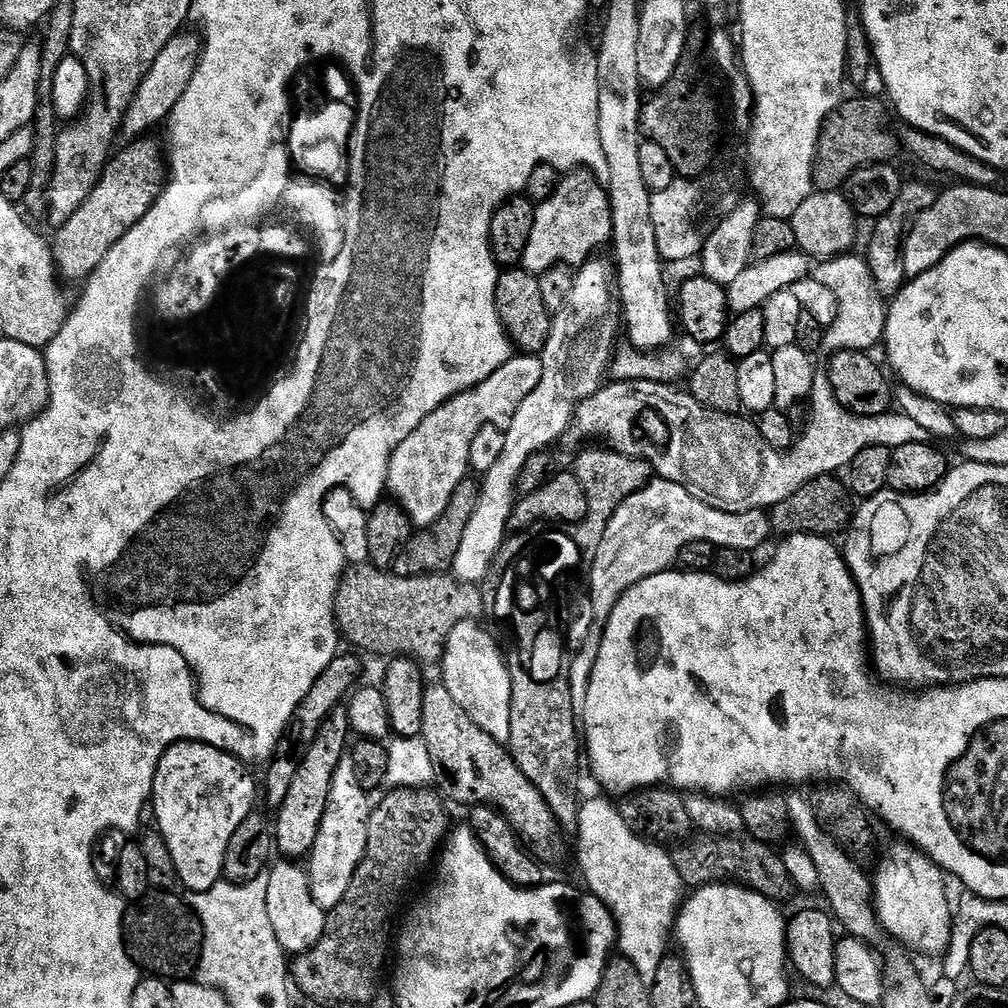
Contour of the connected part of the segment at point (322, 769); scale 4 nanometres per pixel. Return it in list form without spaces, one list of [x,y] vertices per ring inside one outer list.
[[[327,738],[314,742],[307,755],[299,765],[299,776],[296,777],[295,787],[287,789],[284,800],[284,809],[280,812],[280,825],[274,828],[274,844],[280,847],[281,857],[300,858],[296,856],[311,857],[316,839],[320,833],[318,813],[328,800],[328,786],[332,783],[332,774],[340,764],[342,755],[340,744],[336,740]]]

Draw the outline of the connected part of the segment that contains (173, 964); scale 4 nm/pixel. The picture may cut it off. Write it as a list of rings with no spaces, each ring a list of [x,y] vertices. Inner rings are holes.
[[[159,890],[145,895],[142,903],[137,907],[141,908],[133,916],[131,913],[127,917],[124,943],[127,944],[128,954],[141,973],[147,974],[152,978],[159,978],[165,982],[173,982],[172,980],[188,982],[200,970],[200,959],[204,953],[204,927],[200,925],[200,920],[196,917],[191,907],[185,901],[183,904],[176,895],[175,891],[162,892]]]

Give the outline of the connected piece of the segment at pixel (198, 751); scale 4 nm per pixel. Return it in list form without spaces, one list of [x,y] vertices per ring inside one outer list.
[[[183,743],[169,748],[156,771],[150,808],[151,811],[153,808],[161,812],[157,814],[154,824],[160,829],[162,838],[166,838],[166,846],[170,846],[170,858],[174,858],[177,881],[181,885],[185,884],[189,893],[208,892],[215,884],[221,883],[228,847],[247,817],[253,815],[256,784],[244,768],[247,767],[229,752],[217,749],[207,751],[203,746]]]

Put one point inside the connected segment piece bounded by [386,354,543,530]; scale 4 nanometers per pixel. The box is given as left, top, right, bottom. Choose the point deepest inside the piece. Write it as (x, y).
(425, 472)

